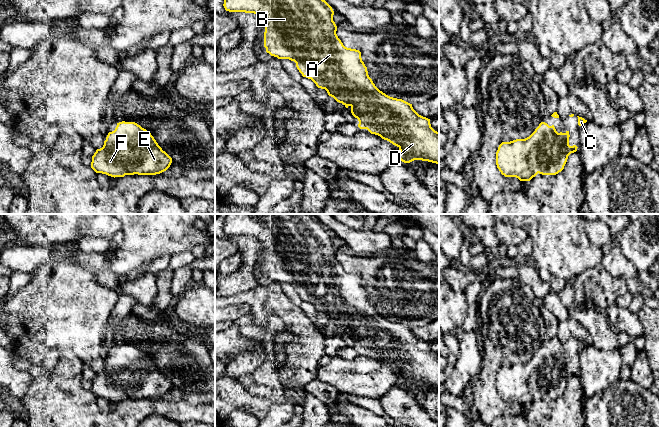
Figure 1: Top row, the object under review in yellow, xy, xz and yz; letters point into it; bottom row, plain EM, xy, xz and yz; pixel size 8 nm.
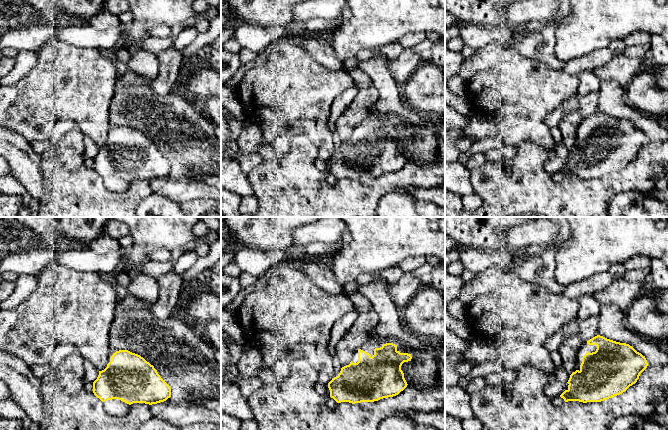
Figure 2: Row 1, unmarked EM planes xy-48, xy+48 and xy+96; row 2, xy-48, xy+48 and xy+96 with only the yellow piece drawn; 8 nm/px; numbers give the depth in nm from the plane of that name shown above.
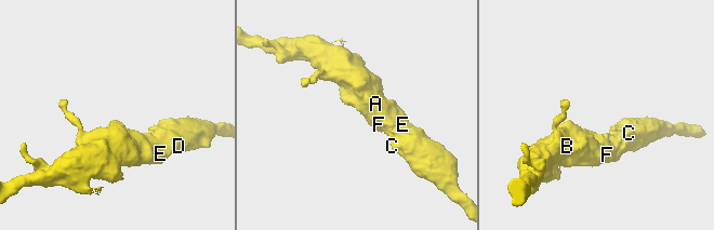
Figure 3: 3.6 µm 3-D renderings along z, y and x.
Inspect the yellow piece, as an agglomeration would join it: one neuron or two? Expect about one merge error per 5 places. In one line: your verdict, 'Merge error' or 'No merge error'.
No merge error

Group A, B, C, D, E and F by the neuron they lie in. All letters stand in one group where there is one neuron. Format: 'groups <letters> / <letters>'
groups A B C D E F

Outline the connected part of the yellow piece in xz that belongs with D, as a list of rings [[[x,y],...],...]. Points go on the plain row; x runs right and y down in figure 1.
[[[227,214],[223,230],[229,236],[256,238],[265,250],[266,276],[294,285],[303,301],[325,313],[346,332],[350,330],[359,345],[358,351],[397,370],[402,386],[422,384],[439,388],[439,356],[431,351],[430,343],[419,339],[412,328],[390,321],[375,310],[361,276],[345,271],[338,262],[332,231],[313,214]]]

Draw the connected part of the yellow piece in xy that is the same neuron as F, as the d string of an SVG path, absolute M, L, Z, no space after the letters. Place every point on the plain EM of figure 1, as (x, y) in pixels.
M119 346L102 372L92 380L91 392L111 401L156 399L166 395L172 382L154 361L135 346Z

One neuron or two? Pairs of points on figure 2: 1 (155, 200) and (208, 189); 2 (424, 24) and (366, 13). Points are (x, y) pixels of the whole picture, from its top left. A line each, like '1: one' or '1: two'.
1: two
2: one

